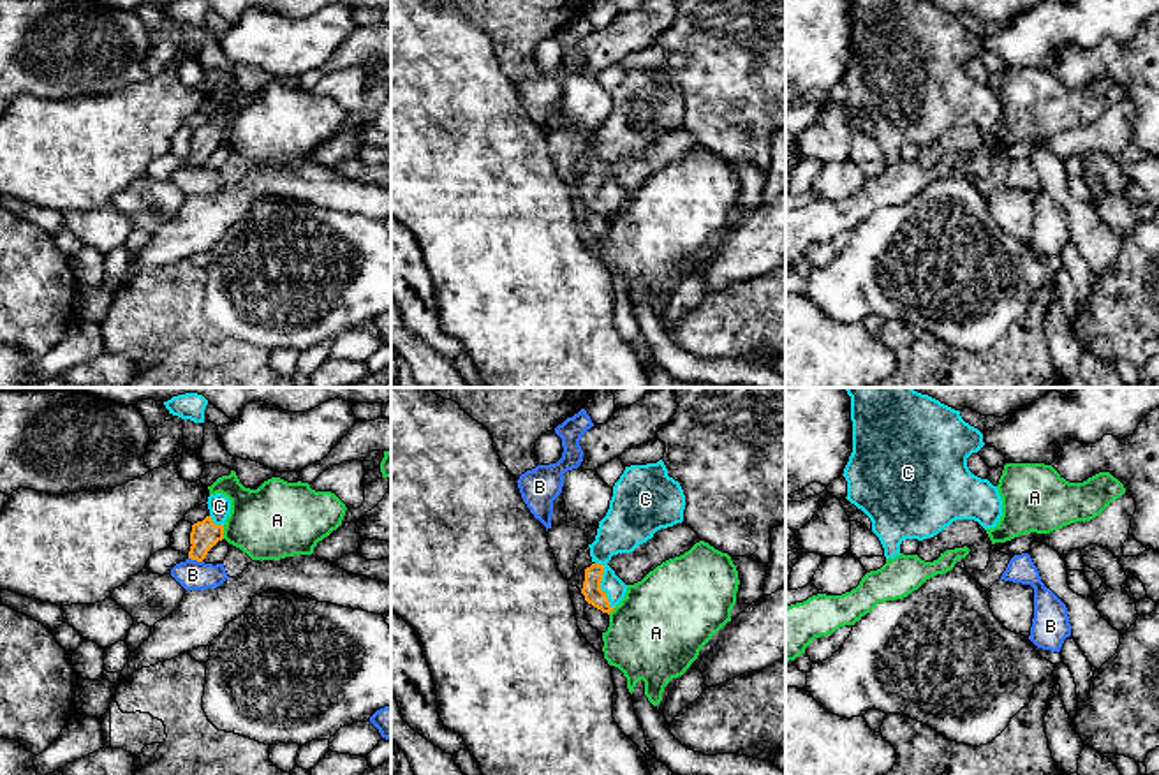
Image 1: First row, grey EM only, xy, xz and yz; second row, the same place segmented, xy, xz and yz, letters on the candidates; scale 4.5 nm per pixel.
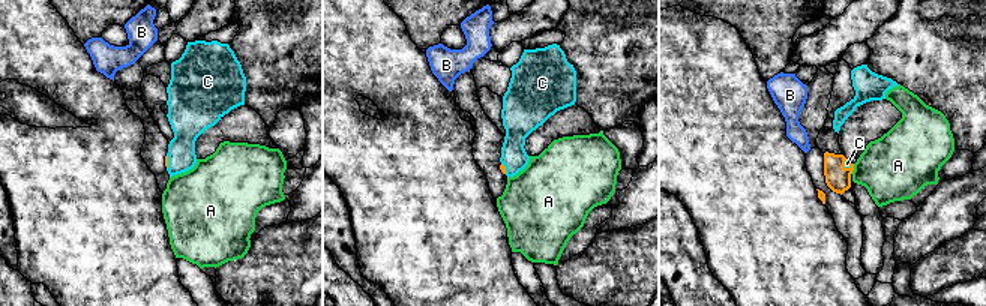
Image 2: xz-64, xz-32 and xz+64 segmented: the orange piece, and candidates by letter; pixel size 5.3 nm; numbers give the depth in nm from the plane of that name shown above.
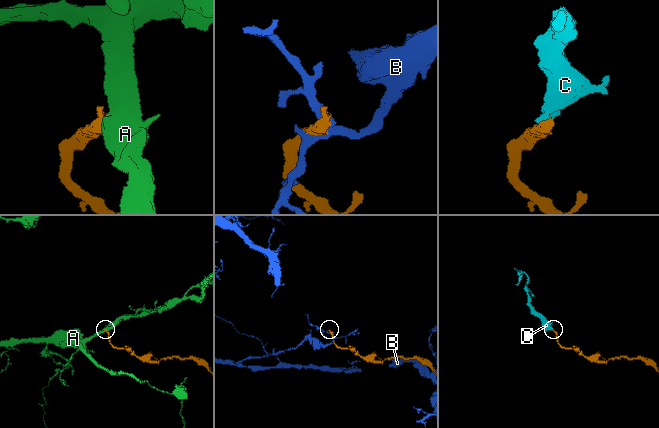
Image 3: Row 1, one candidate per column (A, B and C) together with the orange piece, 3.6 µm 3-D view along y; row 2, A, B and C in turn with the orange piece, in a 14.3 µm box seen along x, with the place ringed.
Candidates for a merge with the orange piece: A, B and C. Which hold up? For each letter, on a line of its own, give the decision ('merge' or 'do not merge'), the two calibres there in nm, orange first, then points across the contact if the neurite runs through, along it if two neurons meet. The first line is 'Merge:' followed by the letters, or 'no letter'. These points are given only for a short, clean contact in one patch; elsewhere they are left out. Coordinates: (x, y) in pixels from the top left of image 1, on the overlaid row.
Merge: C
A: do not merge; 130 nm thick on the orange side, 340 nm on the other; border along xy (222, 525), (224, 538)
B: do not merge; 130 nm thick on the orange side, 140 nm on the other
C: merge; 90 nm thick on the orange side, 180 nm on the other; runs through xz (592, 592), (599, 585), (603, 548), (617, 534)

